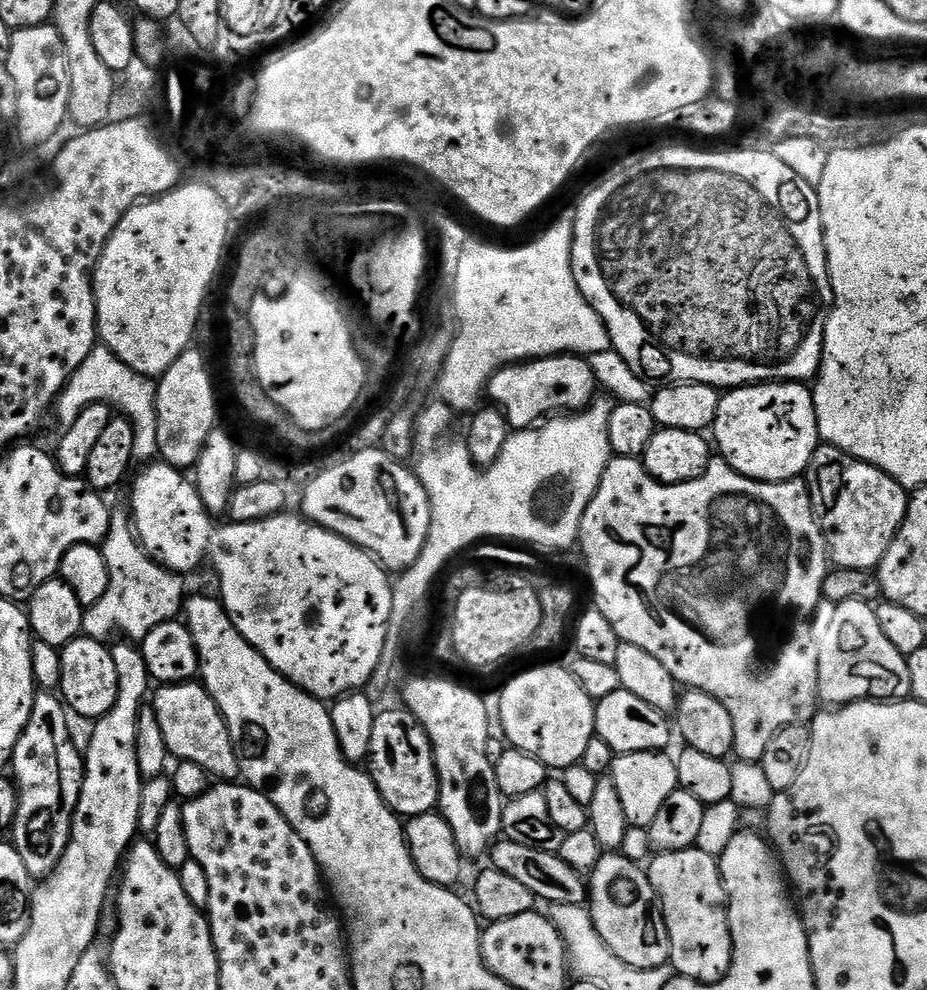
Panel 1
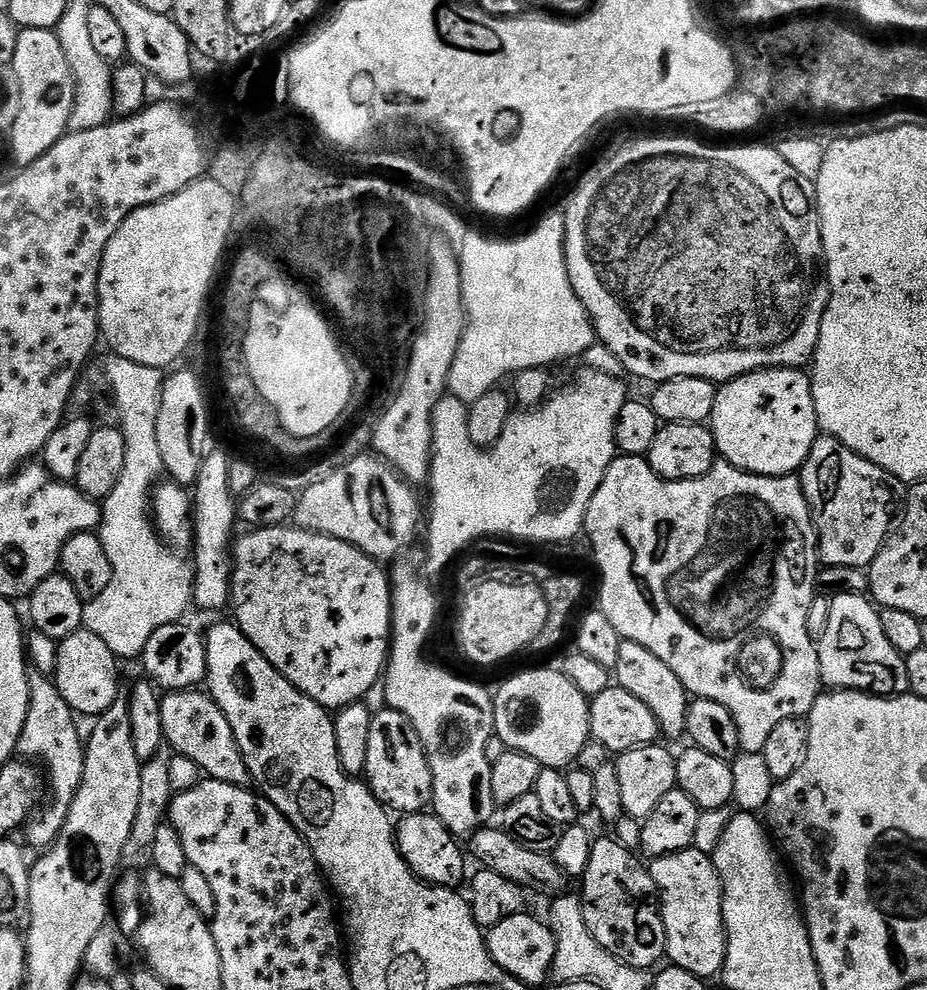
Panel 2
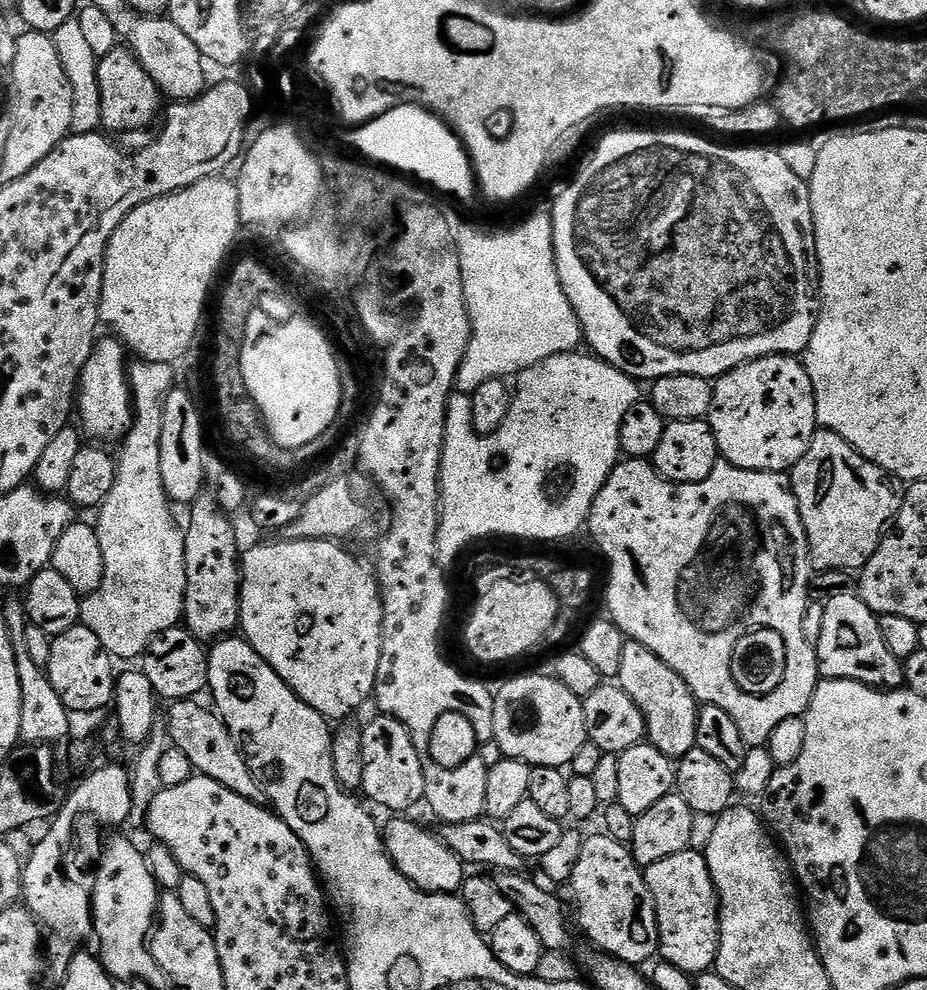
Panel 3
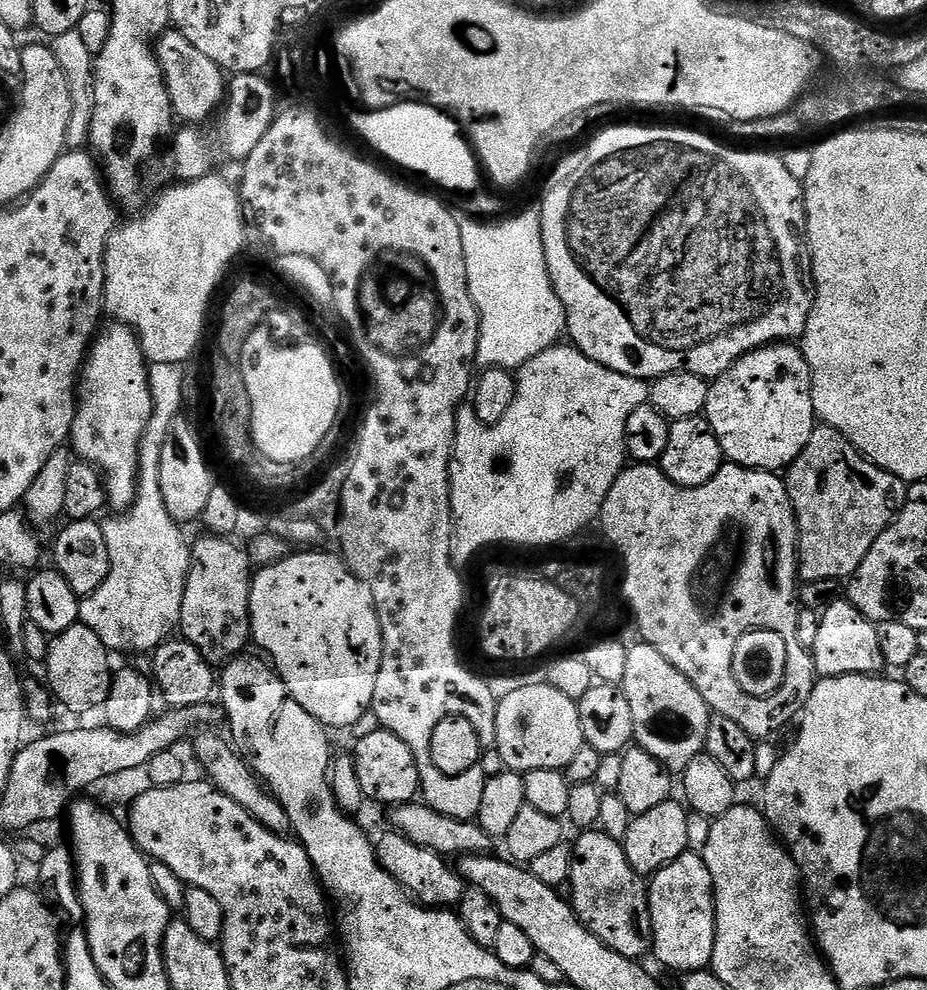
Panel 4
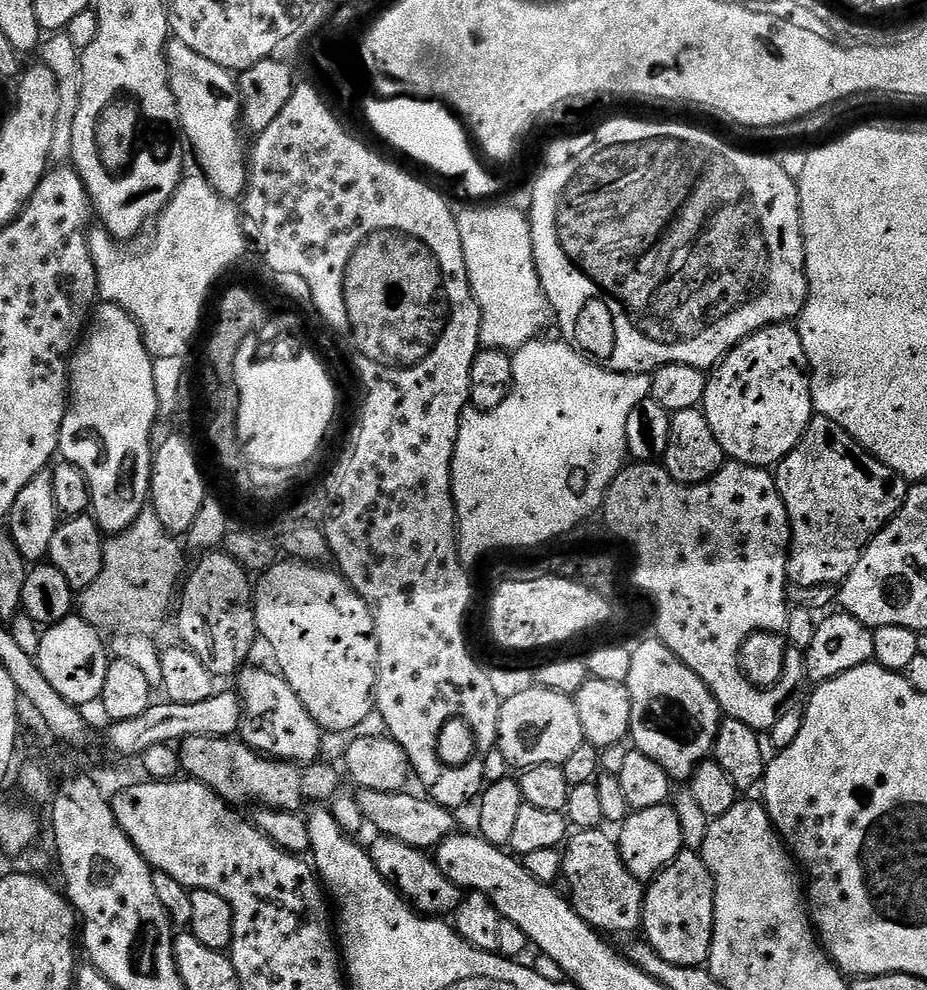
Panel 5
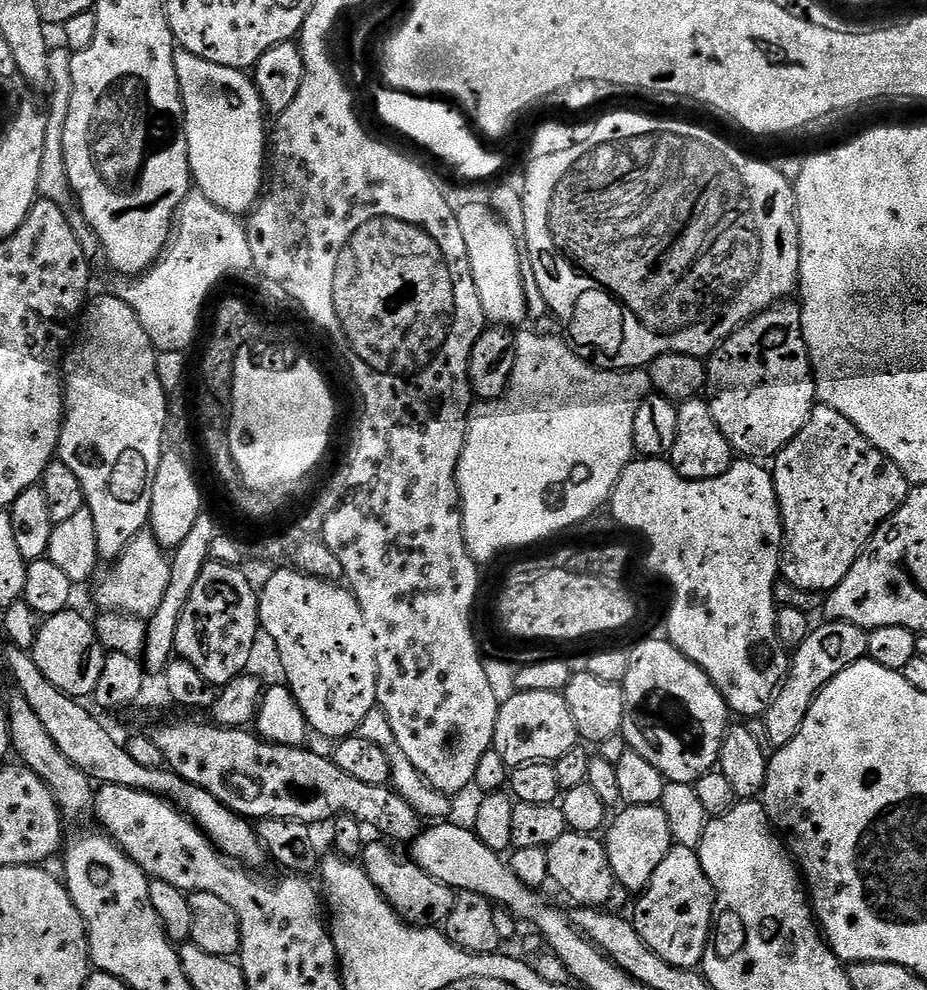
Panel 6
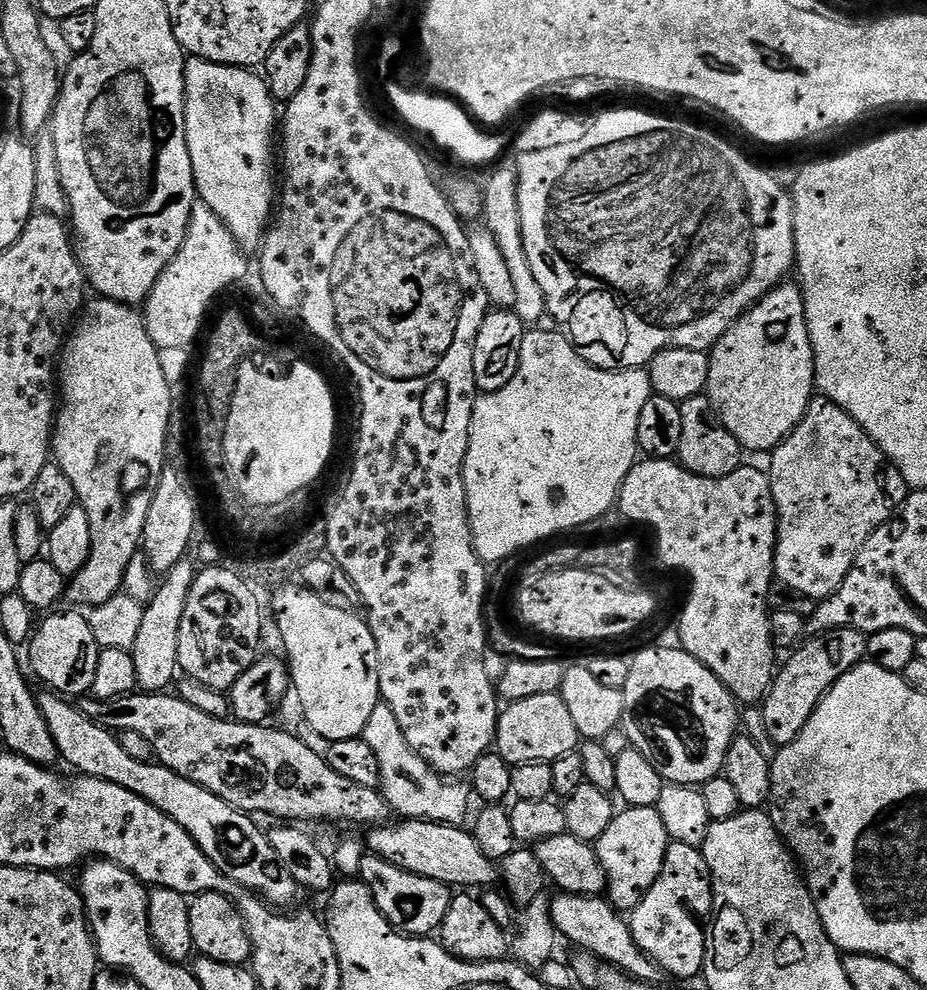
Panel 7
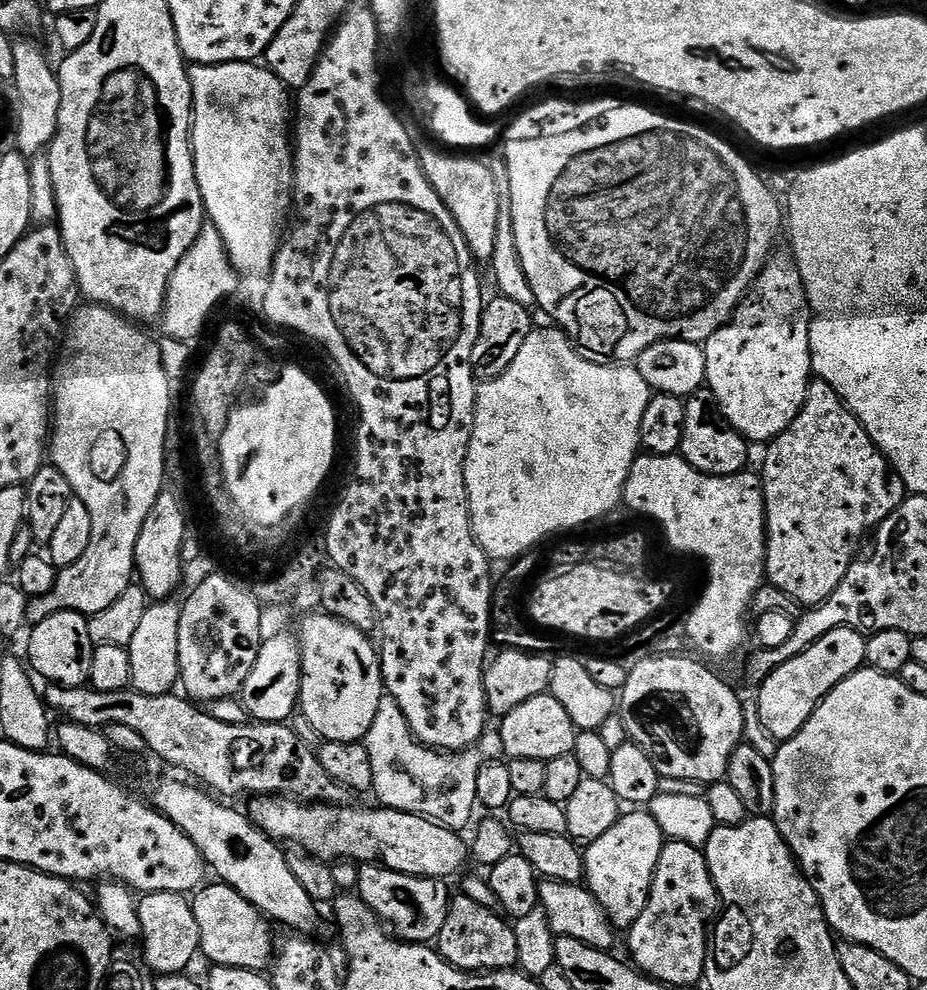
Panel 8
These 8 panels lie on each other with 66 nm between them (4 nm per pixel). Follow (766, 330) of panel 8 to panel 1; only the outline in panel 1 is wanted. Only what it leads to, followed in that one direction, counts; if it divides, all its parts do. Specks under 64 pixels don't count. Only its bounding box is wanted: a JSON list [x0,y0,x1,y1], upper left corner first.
[710,382,822,484]

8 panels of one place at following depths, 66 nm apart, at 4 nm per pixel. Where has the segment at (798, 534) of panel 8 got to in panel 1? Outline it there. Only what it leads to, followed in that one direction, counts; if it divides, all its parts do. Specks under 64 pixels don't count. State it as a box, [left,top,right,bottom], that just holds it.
[806,443,909,572]

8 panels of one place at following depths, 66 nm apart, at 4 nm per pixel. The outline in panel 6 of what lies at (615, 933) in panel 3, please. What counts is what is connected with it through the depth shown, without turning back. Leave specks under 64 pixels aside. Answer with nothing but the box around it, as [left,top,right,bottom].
[547,830,626,910]

